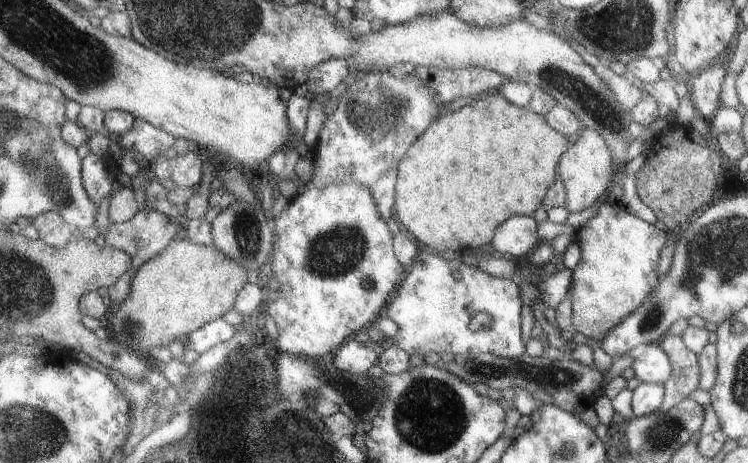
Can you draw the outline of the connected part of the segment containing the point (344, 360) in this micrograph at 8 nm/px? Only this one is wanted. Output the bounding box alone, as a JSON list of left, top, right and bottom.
[332,337,379,376]

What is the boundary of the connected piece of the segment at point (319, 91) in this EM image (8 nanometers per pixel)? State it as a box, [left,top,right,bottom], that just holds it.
[306,58,349,97]

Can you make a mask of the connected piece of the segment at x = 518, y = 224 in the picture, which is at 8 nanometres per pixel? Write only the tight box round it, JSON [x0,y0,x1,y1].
[485,216,539,260]

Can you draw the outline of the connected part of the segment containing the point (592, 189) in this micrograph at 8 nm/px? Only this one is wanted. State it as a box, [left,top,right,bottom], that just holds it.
[557,127,614,212]

